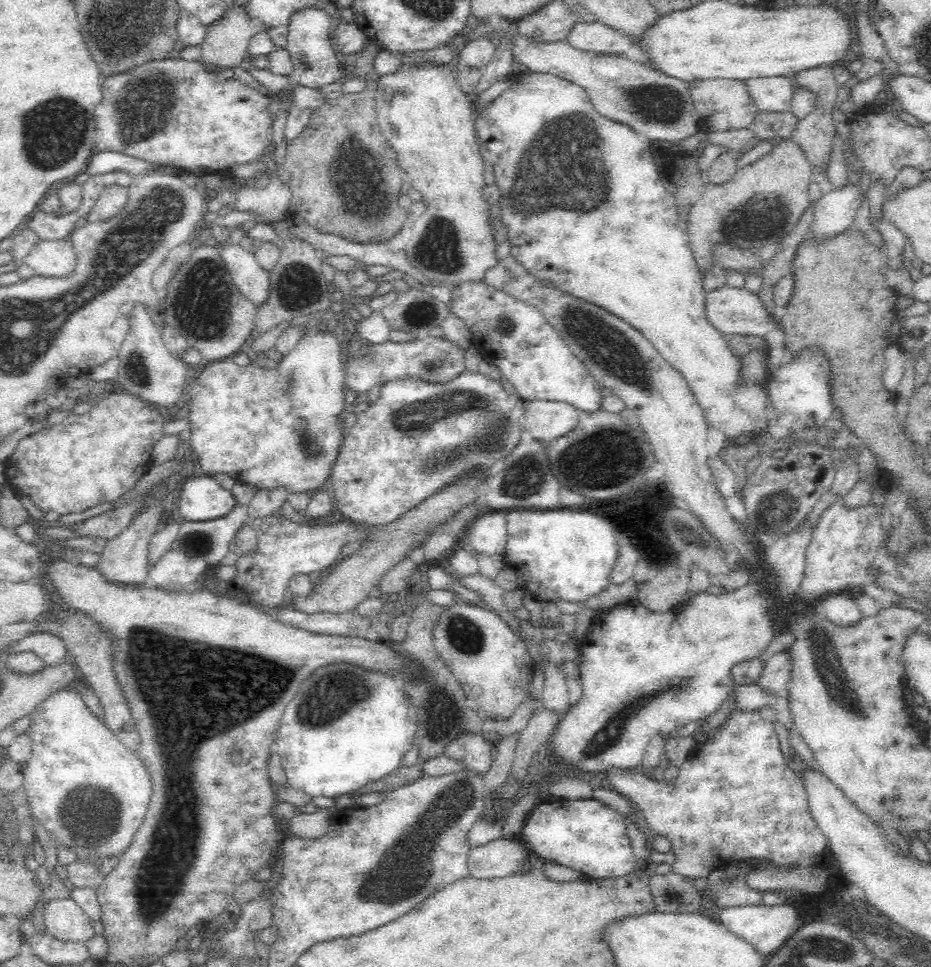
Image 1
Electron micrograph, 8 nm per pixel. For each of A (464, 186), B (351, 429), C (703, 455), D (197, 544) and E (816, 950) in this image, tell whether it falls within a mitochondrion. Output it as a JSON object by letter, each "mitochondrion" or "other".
{"A":"other","B":"other","C":"other","D":"mitochondrion","E":"mitochondrion"}

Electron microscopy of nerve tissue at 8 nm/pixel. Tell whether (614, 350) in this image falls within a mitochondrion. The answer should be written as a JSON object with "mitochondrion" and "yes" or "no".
{"mitochondrion":"yes"}

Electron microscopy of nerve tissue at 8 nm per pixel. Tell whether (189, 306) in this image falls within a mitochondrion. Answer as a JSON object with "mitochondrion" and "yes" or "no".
{"mitochondrion":"yes"}

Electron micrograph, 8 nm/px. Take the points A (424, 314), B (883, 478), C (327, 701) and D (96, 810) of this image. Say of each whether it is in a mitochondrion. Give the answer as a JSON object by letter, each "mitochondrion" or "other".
{"A":"mitochondrion","B":"other","C":"mitochondrion","D":"mitochondrion"}

